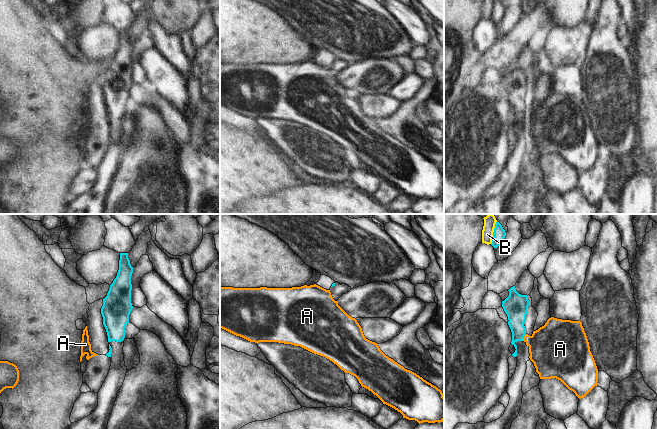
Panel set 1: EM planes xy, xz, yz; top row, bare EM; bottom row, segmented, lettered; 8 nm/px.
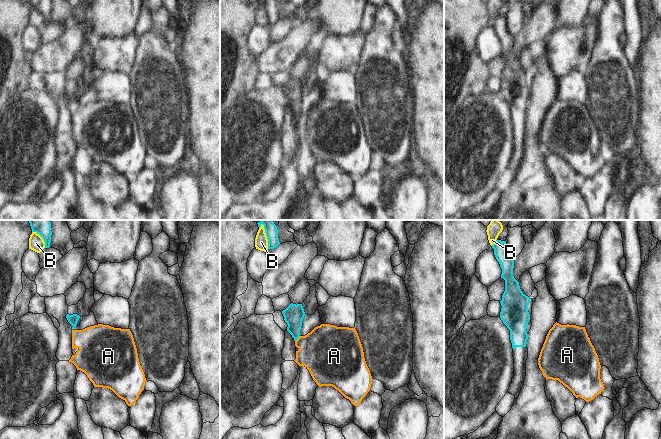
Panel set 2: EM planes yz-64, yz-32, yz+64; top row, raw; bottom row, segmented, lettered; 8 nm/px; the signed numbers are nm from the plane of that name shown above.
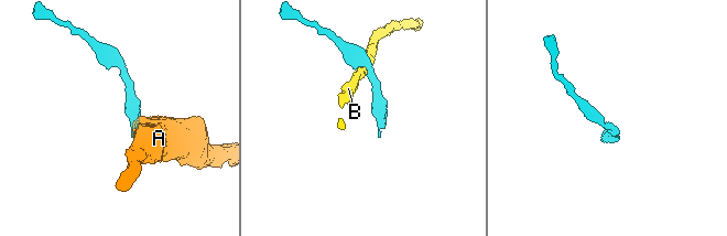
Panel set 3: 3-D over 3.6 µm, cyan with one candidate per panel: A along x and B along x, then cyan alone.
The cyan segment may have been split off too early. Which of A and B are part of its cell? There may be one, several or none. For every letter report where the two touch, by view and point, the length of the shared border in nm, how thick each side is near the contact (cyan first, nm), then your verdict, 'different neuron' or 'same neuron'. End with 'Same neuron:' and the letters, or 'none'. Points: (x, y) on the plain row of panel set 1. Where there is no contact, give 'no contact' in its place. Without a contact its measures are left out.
A: yz (523, 113) | 70 nm | 190/380 nm | different neuron
B: yz (493, 10) | 170 nm | 100/100 nm | different neuron
Same neuron: none

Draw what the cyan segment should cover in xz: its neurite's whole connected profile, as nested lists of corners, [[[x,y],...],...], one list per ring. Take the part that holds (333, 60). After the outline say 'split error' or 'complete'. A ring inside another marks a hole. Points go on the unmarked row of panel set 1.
[[[335,58],[332,60],[330,64],[331,71],[335,77],[338,77],[338,75],[343,71],[346,70],[351,66],[351,63],[349,63],[346,60],[340,60],[338,58]]]; split error

